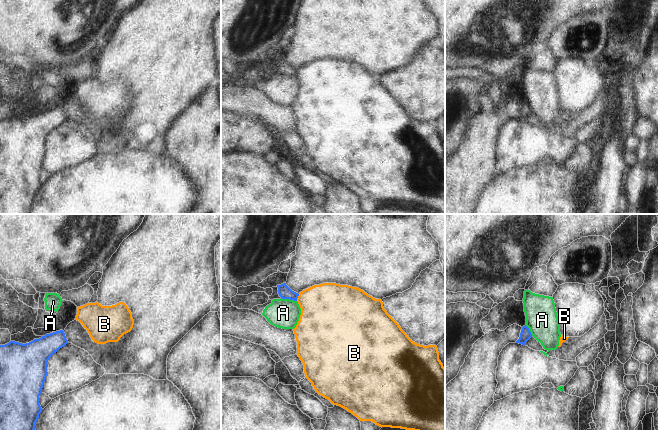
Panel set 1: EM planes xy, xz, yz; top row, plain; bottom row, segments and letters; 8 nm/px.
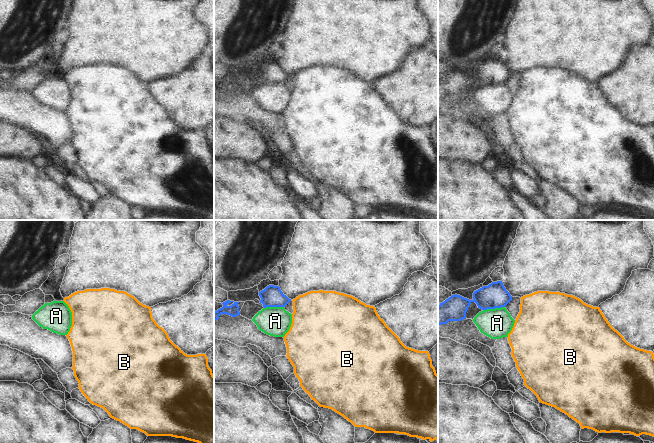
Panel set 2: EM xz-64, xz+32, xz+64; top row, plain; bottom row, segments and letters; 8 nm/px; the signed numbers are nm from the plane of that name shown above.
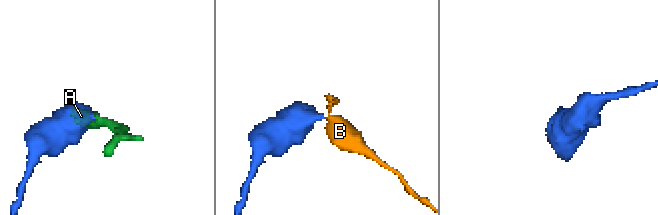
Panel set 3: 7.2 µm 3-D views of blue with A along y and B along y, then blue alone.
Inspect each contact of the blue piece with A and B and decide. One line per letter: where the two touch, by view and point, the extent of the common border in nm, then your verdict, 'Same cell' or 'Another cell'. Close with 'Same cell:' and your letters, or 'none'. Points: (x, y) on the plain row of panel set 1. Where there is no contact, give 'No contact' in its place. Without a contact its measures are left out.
A: Touches blue at xz (289, 74). Shared border 130 nm. Another cell
B: Touches blue at xz (297, 73). Shared border 60 nm. Another cell
Same cell: none.

